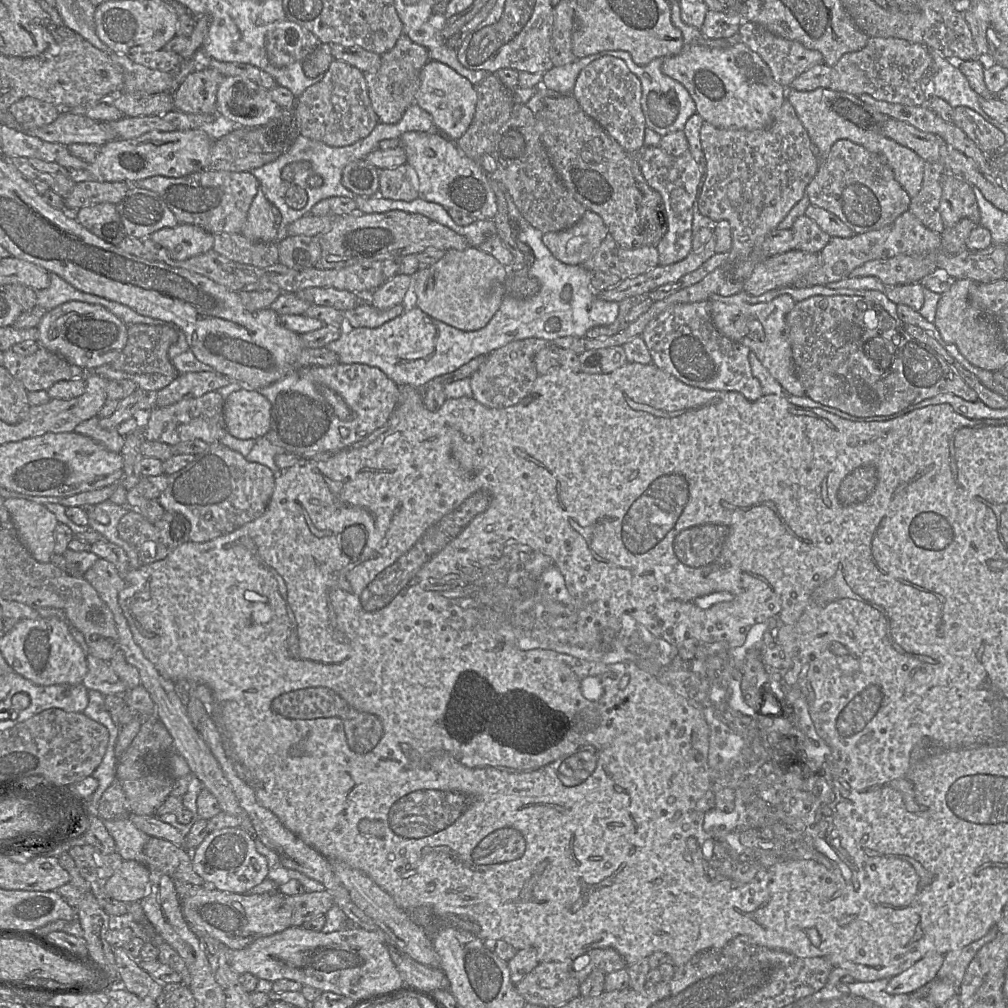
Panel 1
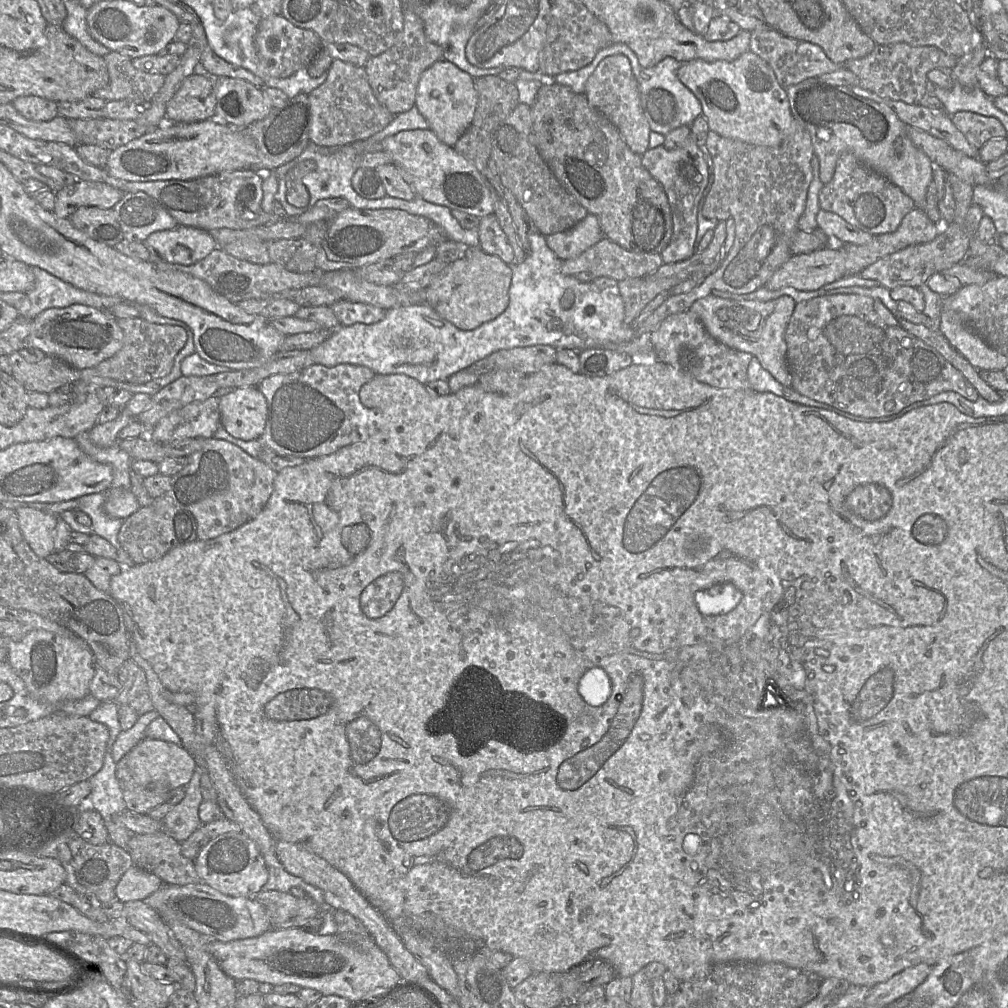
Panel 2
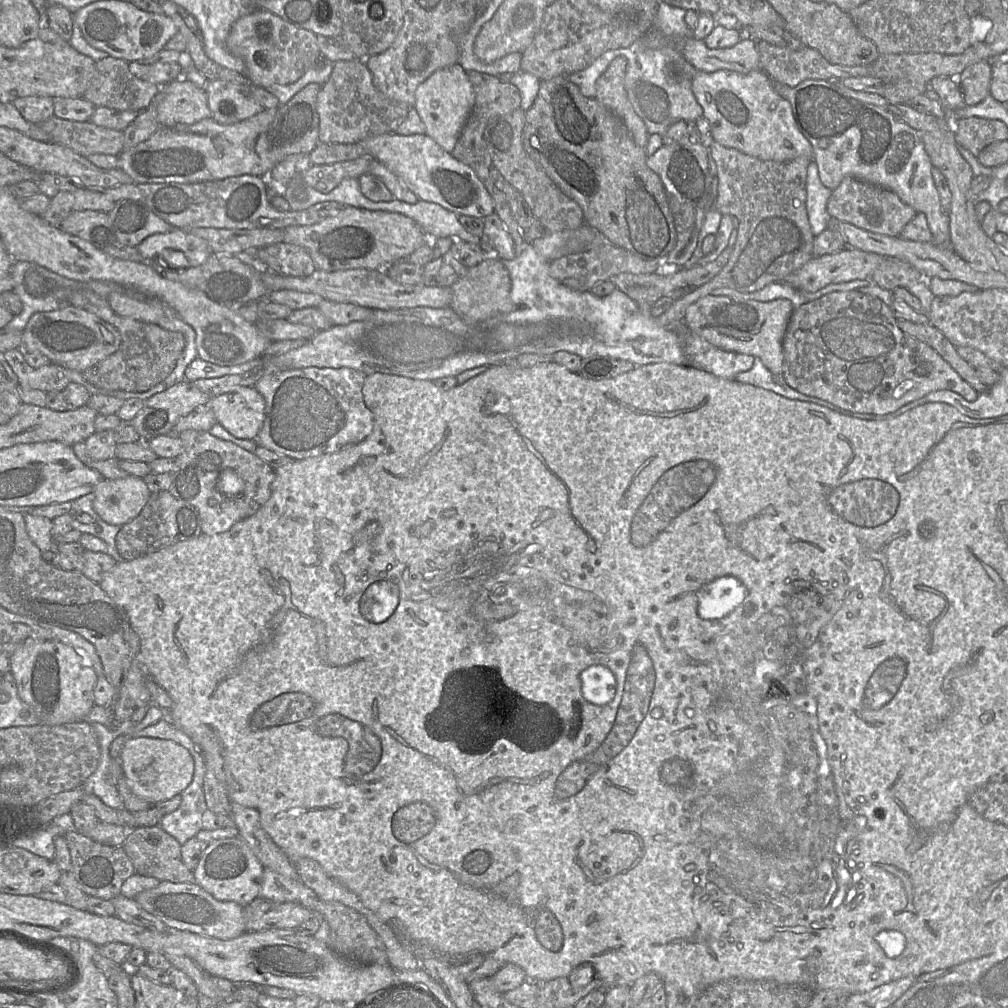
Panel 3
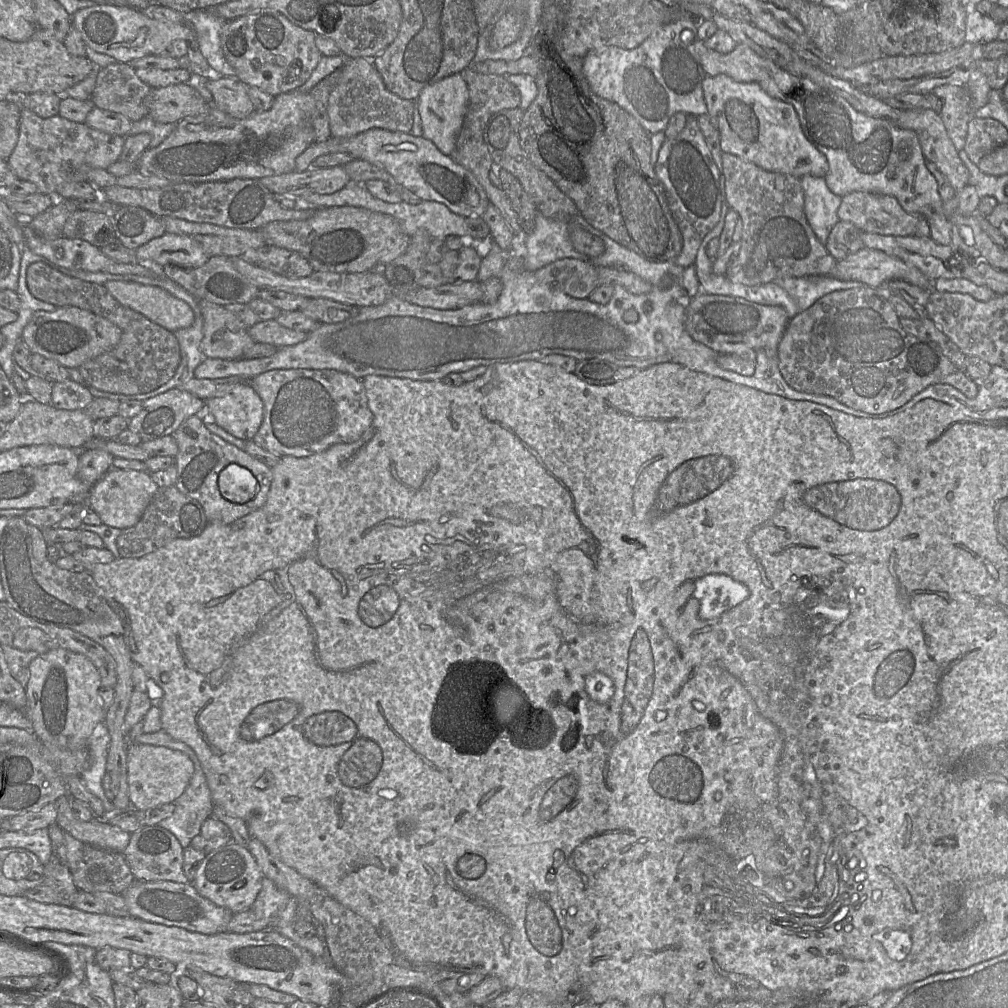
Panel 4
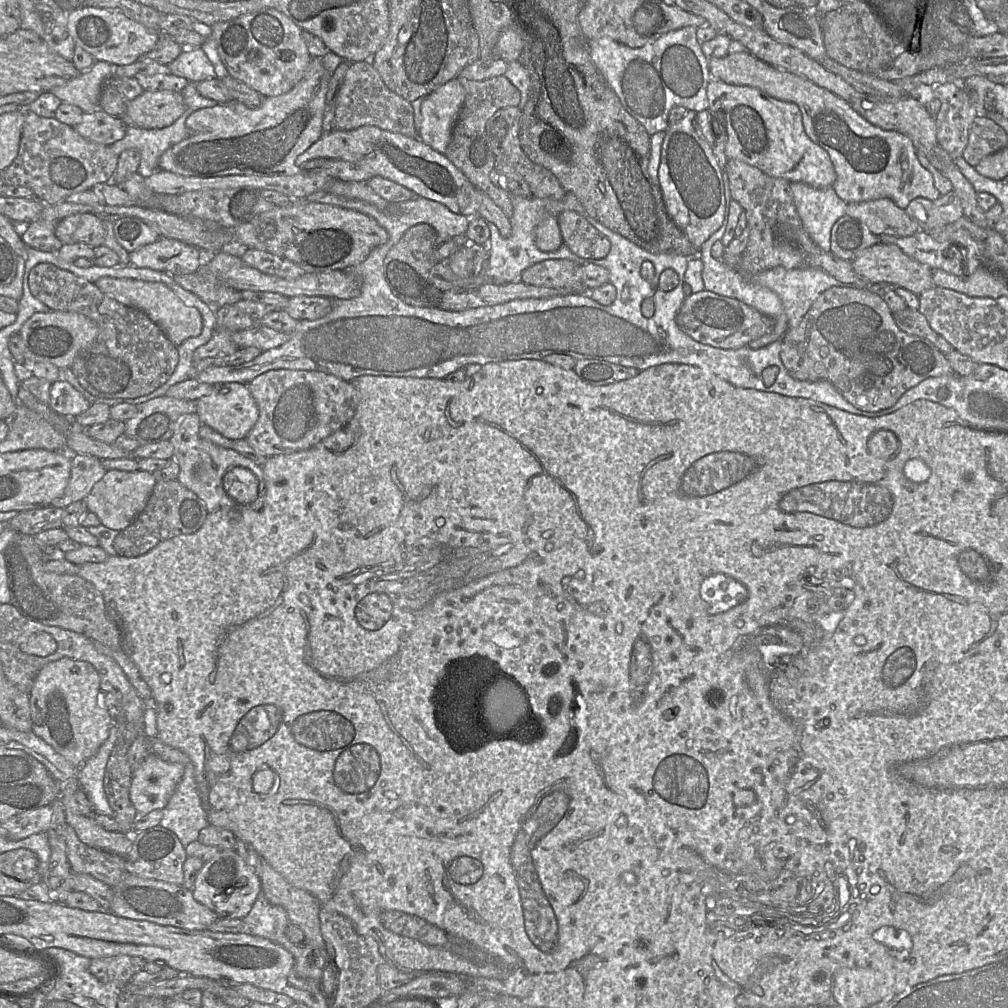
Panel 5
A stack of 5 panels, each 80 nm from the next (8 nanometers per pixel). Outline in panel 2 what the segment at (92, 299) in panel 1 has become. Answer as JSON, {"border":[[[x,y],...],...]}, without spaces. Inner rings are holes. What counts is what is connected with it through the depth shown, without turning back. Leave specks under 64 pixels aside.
{"border":[[[31,267],[35,276],[35,286],[27,292],[31,308],[27,312],[28,320],[49,308],[64,308],[73,304],[82,304],[97,309],[111,311],[113,302],[127,302],[119,297],[103,296],[87,292],[62,281],[39,267]]]}

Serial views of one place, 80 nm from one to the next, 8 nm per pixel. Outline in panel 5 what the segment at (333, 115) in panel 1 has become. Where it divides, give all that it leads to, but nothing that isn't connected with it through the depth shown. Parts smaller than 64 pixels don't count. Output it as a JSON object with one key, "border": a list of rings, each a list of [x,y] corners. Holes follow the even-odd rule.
{"border":[[[367,60],[353,62],[335,96],[334,129],[353,130],[364,125],[377,126],[408,137],[419,137],[414,126],[411,102],[391,91],[379,72]]]}

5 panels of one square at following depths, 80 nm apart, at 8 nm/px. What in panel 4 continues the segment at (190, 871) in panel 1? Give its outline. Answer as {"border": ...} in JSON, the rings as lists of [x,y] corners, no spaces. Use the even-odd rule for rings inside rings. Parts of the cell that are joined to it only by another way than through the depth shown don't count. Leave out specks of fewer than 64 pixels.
{"border":[[[159,824],[142,826],[131,833],[129,844],[123,851],[123,855],[135,880],[189,883],[183,872],[183,847],[174,834],[160,827]]]}

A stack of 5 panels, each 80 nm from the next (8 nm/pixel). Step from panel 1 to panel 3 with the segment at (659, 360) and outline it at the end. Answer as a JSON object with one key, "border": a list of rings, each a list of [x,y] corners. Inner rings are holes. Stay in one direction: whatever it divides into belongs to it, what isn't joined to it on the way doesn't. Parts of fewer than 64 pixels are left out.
{"border":[[[681,326],[681,340],[687,364],[717,377],[734,380],[737,374],[752,368],[752,355],[717,348],[699,335]]]}

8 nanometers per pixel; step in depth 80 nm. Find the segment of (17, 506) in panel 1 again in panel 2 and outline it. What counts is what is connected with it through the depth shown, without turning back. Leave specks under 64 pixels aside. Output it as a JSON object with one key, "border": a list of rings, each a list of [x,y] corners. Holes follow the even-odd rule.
{"border":[[[25,506],[15,511],[24,539],[38,557],[45,559],[54,550],[54,531],[58,517],[52,513]]]}

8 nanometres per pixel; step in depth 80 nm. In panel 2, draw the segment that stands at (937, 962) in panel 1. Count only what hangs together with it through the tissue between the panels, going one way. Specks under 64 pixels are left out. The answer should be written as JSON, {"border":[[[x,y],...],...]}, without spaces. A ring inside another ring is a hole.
{"border":[[[920,963],[903,970],[885,982],[876,984],[870,988],[865,999],[866,1004],[888,1007],[921,985],[930,974],[932,968],[926,963]]]}

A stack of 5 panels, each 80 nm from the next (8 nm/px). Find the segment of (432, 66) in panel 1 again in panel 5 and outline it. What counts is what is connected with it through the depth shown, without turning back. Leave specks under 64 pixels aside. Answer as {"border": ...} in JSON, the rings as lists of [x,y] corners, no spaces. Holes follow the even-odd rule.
{"border":[[[457,77],[428,94],[421,104],[420,140],[444,153],[451,141],[465,96],[466,91]]]}

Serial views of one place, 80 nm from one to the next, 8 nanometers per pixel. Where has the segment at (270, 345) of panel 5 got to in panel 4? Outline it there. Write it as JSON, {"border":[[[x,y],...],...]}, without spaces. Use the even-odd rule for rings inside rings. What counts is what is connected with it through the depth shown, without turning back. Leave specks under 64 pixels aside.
{"border":[[[275,319],[259,321],[248,328],[248,334],[255,343],[267,343],[279,349],[303,342],[309,333],[285,328]]]}

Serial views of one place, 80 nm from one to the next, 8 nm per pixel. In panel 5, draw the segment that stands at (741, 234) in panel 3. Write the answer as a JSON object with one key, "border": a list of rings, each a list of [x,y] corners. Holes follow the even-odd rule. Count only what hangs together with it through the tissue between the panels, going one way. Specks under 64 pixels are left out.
{"border":[[[735,159],[727,161],[726,172],[732,200],[742,206],[750,230],[747,246],[741,254],[745,273],[755,275],[777,266],[786,269],[817,268],[854,288],[869,286],[869,283],[855,272],[851,261],[836,257],[813,242],[798,214],[789,181],[769,176],[758,168]]]}

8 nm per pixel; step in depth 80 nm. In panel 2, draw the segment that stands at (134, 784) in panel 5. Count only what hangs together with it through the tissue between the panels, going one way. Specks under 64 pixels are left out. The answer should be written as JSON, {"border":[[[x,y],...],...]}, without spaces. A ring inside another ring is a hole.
{"border":[[[144,738],[126,756],[135,782],[152,791],[170,791],[186,787],[197,767],[194,757],[182,745],[158,739]]]}

